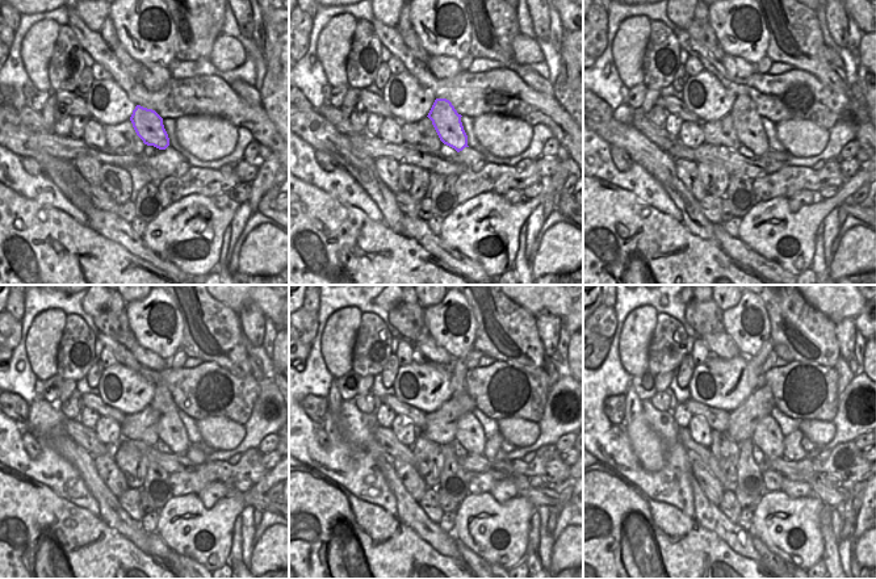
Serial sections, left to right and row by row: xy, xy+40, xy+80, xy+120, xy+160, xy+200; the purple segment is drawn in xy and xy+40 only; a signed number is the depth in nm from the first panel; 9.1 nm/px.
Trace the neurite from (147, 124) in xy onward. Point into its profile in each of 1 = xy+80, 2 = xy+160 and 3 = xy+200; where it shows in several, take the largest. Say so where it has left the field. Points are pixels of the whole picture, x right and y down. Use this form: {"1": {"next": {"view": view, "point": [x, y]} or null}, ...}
{"1": {"next": {"view": "xy+80", "point": [747, 122]}}, "2": {"next": {"view": "xy+160", "point": [469, 433]}}, "3": {"next": {"view": "xy+200", "point": [767, 436]}}}

